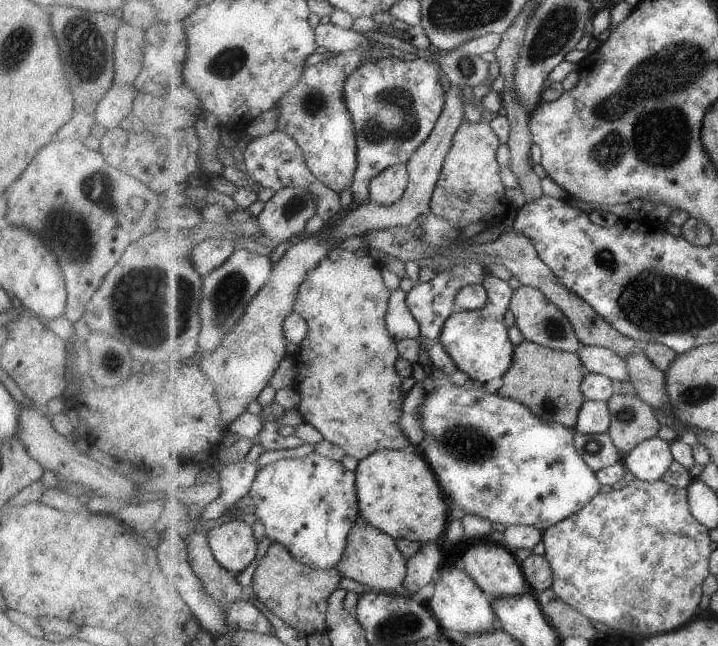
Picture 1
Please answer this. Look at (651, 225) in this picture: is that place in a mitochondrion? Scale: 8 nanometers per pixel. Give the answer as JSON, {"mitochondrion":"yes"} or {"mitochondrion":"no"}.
{"mitochondrion":"no"}

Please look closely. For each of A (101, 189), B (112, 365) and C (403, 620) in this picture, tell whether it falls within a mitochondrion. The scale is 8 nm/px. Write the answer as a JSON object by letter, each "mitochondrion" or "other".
{"A":"mitochondrion","B":"mitochondrion","C":"mitochondrion"}

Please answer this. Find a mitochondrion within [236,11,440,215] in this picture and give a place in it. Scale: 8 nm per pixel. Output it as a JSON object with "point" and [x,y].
{"point":[396,117]}

